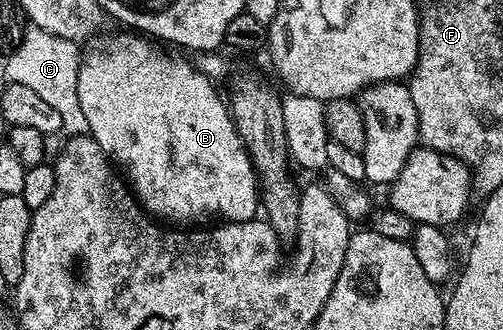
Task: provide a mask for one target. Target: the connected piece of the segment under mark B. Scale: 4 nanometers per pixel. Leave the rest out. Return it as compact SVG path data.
M122 32L126 34L116 34L112 38L108 38L102 42L95 41L90 51L85 51L84 57L78 63L78 79L76 80L76 96L80 96L80 112L84 112L84 120L86 121L86 128L89 134L89 137L92 137L96 140L96 144L100 144L100 148L106 154L106 157L110 159L111 163L121 173L124 175L125 181L128 183L137 203L146 211L147 214L153 216L155 219L161 220L166 224L178 224L174 222L190 222L186 224L198 224L201 218L214 218L210 220L225 220L228 222L248 222L251 221L259 213L260 210L260 199L259 199L259 182L255 175L255 170L253 164L250 162L250 157L246 153L246 149L243 146L242 140L238 137L237 128L234 126L234 120L231 118L231 111L228 109L227 103L224 101L222 103L222 98L218 95L218 90L215 83L208 77L201 74L198 71L197 65L185 62L182 58L173 58L170 54L160 54L158 51L154 50L155 43L153 41L147 40L145 37L139 36L134 32Z

